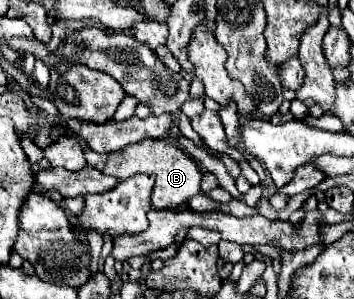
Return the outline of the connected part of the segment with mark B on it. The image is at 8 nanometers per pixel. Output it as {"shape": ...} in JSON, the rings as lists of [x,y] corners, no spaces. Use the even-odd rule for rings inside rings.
{"shape":[[[147,137],[143,141],[127,145],[125,149],[109,155],[109,161],[103,171],[107,175],[119,177],[119,179],[127,179],[135,173],[155,175],[155,189],[153,189],[153,197],[151,197],[155,209],[175,209],[175,207],[183,205],[185,201],[189,201],[191,197],[195,197],[197,193],[201,193],[203,175],[201,175],[197,163],[181,147],[177,147],[175,143],[171,143],[167,139]]]}

